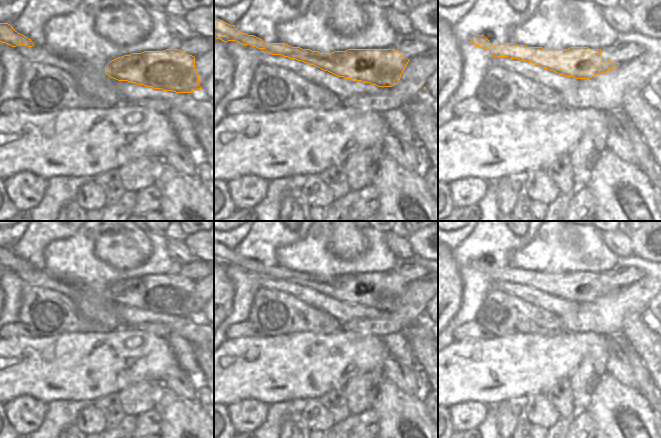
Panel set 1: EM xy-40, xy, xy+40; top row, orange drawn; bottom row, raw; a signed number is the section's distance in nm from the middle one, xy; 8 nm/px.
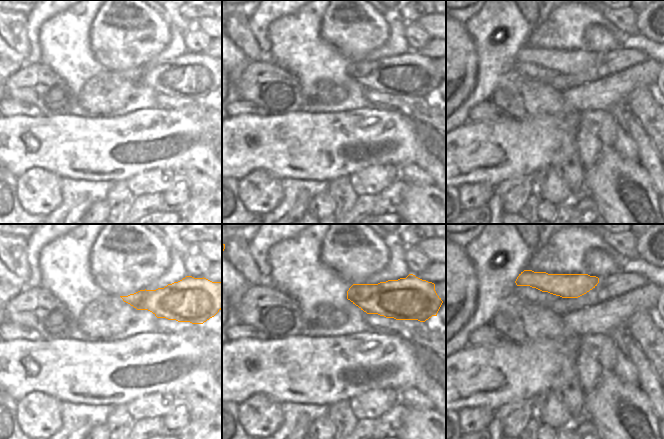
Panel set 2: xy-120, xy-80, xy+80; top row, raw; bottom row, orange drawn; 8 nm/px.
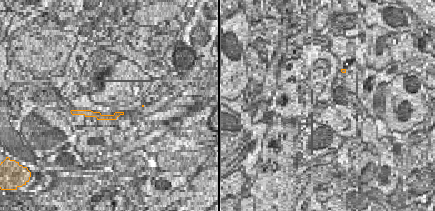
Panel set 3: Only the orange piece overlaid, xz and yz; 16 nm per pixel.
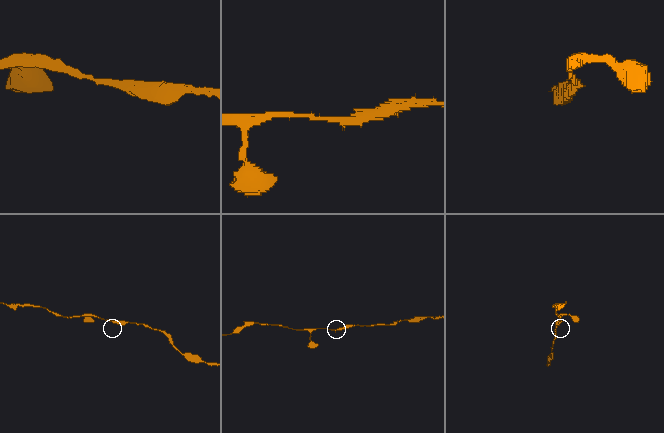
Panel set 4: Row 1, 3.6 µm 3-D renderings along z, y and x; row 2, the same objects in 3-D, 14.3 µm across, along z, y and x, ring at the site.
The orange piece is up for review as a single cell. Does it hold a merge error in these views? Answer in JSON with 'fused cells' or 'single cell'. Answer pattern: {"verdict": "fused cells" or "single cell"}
{"verdict": "single cell"}

